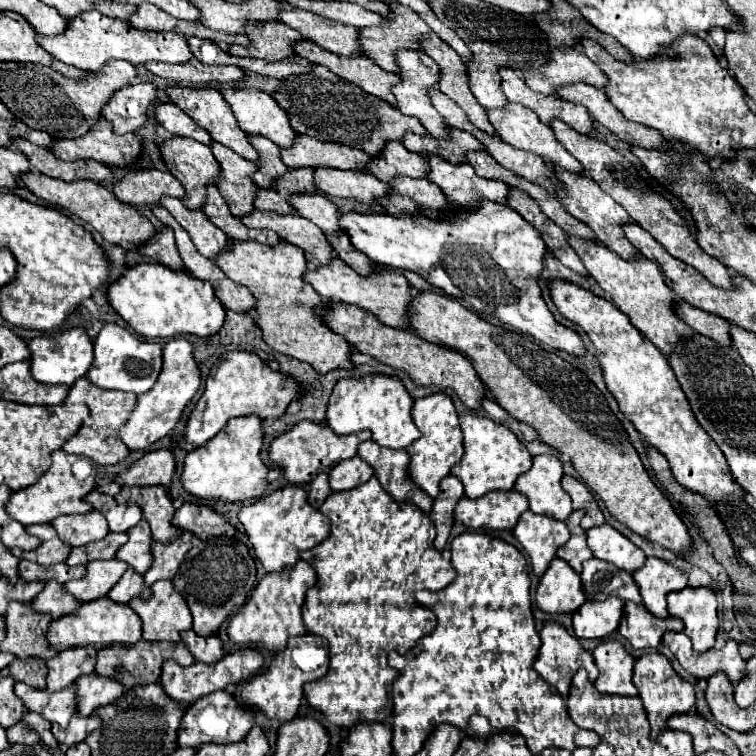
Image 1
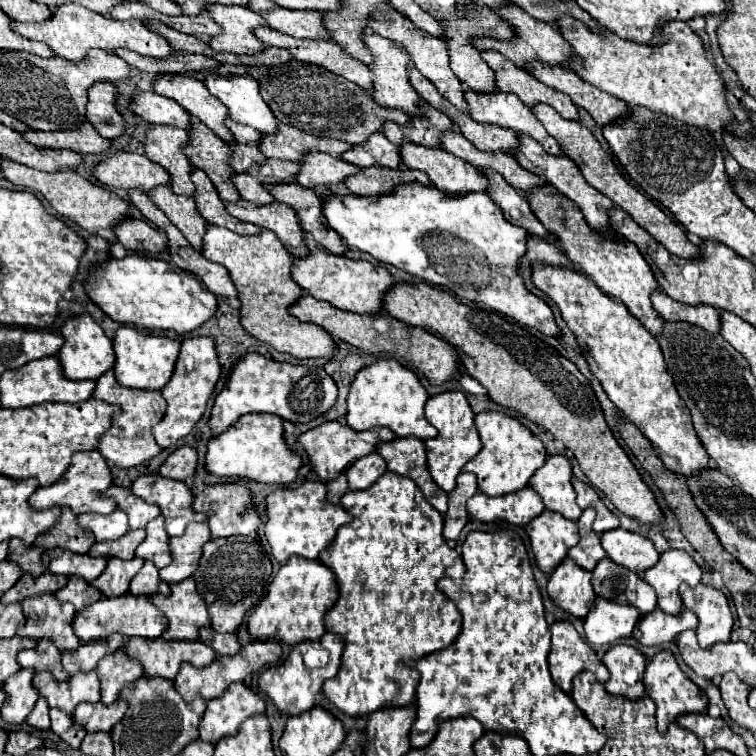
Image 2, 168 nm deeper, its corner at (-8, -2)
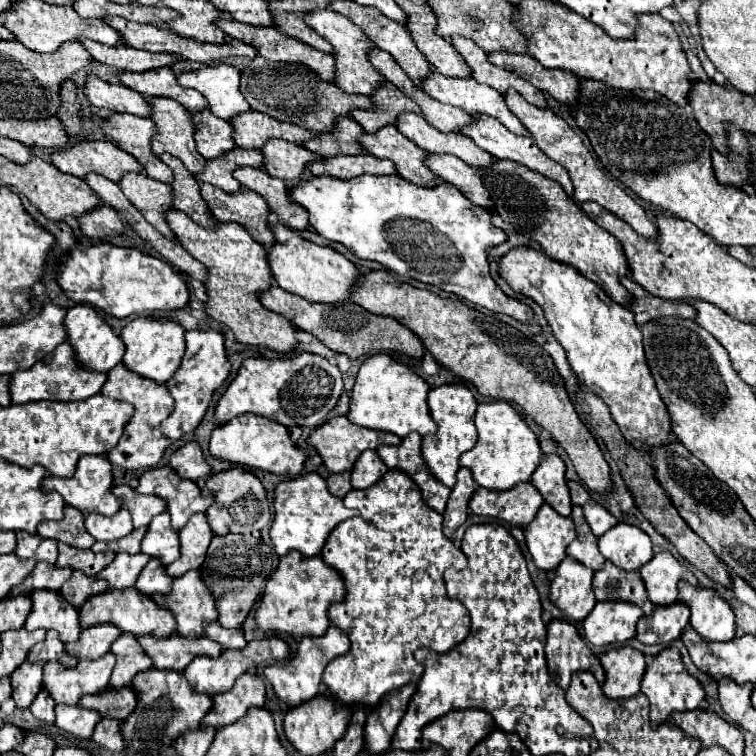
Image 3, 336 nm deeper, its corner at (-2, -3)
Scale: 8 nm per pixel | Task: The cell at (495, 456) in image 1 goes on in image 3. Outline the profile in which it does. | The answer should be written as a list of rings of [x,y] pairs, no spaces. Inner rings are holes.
[[[505,401],[481,403],[475,413],[475,427],[479,431],[477,445],[461,455],[461,467],[471,469],[475,483],[491,491],[503,491],[529,481],[531,473],[541,463],[541,447],[519,413]]]

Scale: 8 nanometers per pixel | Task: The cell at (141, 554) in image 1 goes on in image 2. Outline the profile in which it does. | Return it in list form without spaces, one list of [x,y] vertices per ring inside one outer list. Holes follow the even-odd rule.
[[[157,516],[147,524],[147,538],[139,544],[137,556],[143,560],[151,560],[157,568],[171,564],[171,548],[169,548],[169,534],[165,530],[163,516]]]

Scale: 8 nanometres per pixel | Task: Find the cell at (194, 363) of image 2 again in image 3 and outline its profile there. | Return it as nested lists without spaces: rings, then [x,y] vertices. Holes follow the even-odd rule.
[[[187,331],[185,333],[185,355],[183,361],[179,365],[179,369],[173,373],[173,377],[165,383],[169,393],[175,399],[175,409],[173,413],[161,423],[161,431],[167,439],[179,439],[185,433],[191,433],[199,421],[203,419],[209,401],[213,397],[213,393],[225,383],[227,375],[229,375],[229,361],[225,355],[225,347],[223,347],[223,335],[217,331]]]

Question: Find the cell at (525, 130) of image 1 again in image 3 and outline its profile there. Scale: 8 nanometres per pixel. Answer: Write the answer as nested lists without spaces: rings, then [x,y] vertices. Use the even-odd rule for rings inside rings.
[[[431,73],[431,77],[427,77],[421,87],[437,101],[441,103],[447,103],[447,105],[453,105],[453,107],[459,107],[459,109],[465,109],[467,113],[481,113],[481,115],[489,115],[489,117],[495,117],[499,119],[509,131],[513,131],[515,135],[529,135],[527,127],[507,109],[507,103],[505,103],[505,97],[501,93],[497,93],[497,89],[491,89],[489,85],[481,85],[473,79],[453,79],[453,77],[441,77],[441,73]]]

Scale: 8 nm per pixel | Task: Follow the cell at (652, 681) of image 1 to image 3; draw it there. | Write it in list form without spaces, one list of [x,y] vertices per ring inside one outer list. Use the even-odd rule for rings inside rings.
[[[675,647],[663,649],[647,667],[643,679],[641,679],[641,693],[647,695],[651,703],[651,725],[657,729],[671,713],[675,711],[693,711],[701,707],[701,701],[705,697],[705,691],[701,683],[687,673],[687,669],[681,663],[681,655]]]

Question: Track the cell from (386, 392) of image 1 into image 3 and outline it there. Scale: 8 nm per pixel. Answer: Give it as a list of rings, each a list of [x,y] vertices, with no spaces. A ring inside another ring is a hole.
[[[377,353],[365,359],[357,373],[357,381],[351,391],[351,405],[349,405],[349,421],[355,425],[377,429],[377,431],[389,431],[399,437],[407,437],[409,433],[417,431],[421,437],[435,433],[437,425],[429,415],[427,409],[427,393],[429,385],[413,373],[407,365],[397,363],[387,353]]]

